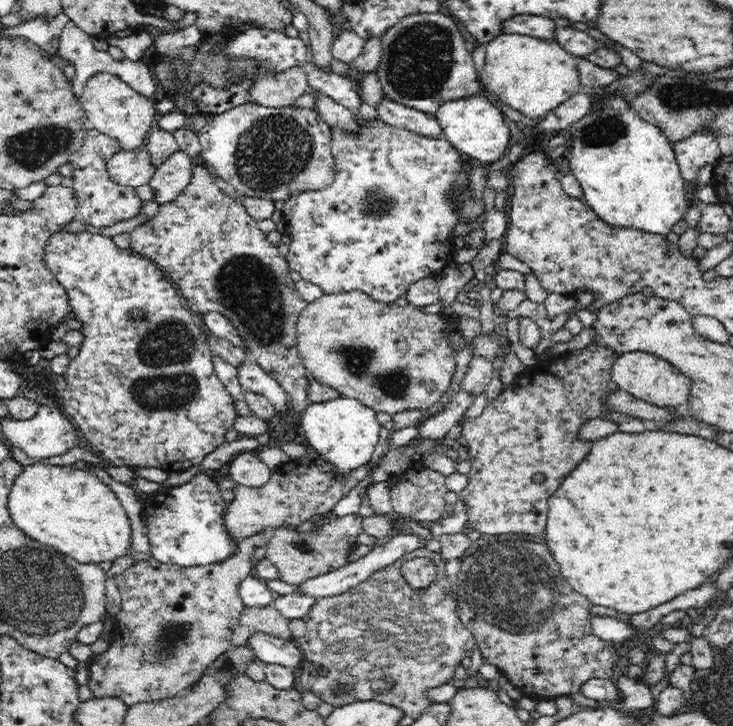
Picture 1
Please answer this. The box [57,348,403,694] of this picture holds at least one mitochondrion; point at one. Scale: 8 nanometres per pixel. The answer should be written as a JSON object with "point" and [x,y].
{"point":[173,637]}

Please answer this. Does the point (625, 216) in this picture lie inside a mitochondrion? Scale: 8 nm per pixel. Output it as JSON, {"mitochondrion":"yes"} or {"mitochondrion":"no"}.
{"mitochondrion":"no"}

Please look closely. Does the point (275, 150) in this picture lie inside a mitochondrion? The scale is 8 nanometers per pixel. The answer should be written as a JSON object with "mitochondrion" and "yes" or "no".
{"mitochondrion":"yes"}

